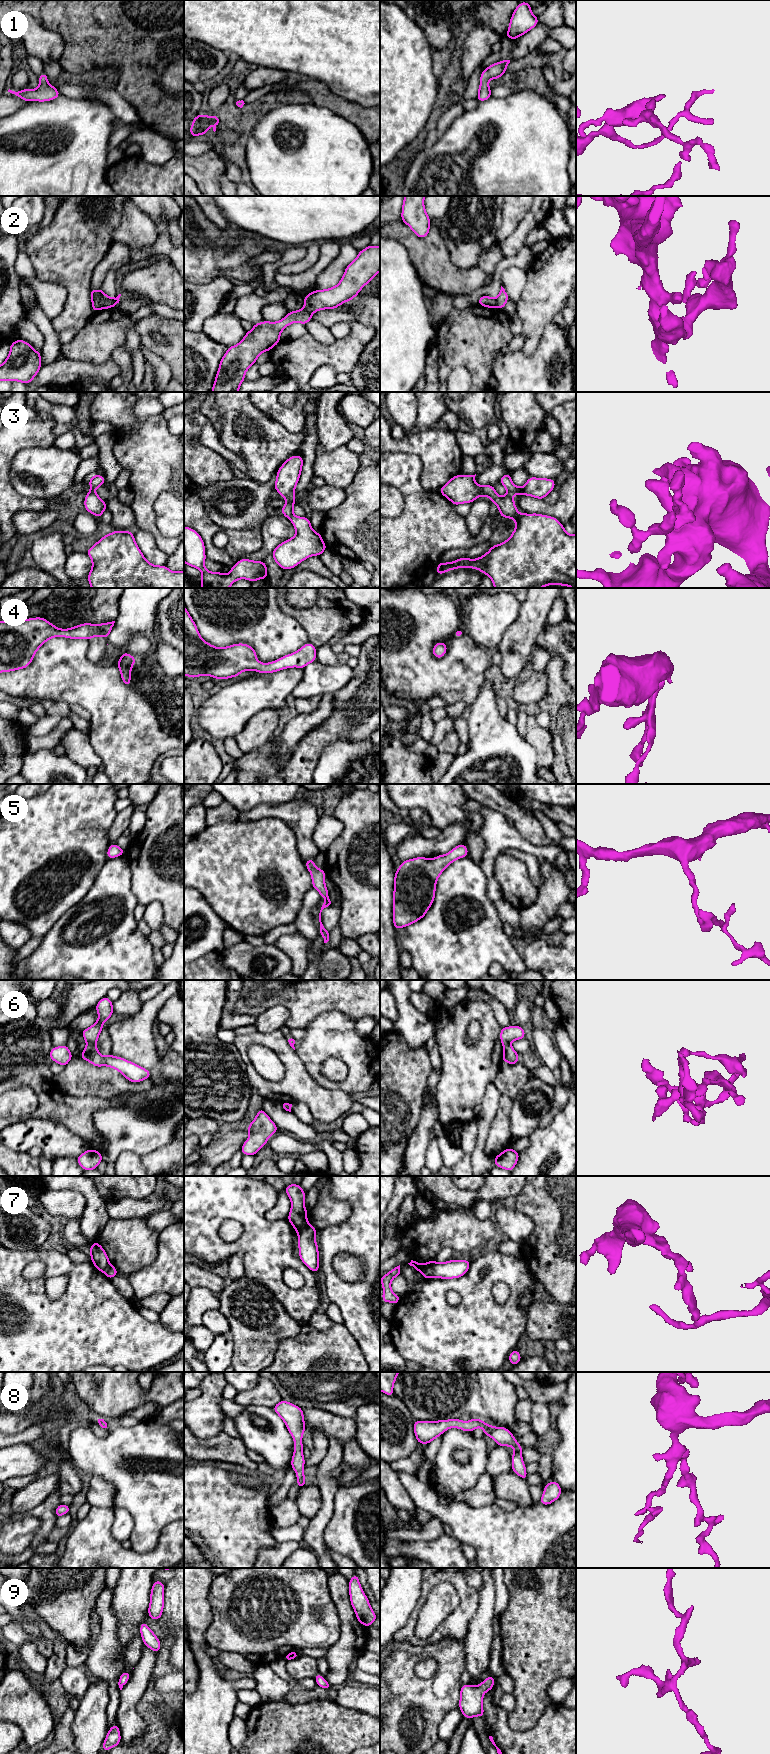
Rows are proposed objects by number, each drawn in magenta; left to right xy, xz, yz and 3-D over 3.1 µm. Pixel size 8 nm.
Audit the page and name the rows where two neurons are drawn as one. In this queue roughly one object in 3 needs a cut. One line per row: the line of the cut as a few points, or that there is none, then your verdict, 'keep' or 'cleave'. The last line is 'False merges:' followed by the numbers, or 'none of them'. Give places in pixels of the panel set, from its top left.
1: no cut; keep
2: cut in xz along (304, 308), (311, 313); cleave
3: no cut; keep
4: no cut; keep
5: no cut; keep
6: cut in xy along (87, 1043), (95, 1045); cleave
7: cut in yz along (434, 1260), (421, 1272); cleave
8: no cut; keep
9: no cut; keep
False merges: 2, 6, 7

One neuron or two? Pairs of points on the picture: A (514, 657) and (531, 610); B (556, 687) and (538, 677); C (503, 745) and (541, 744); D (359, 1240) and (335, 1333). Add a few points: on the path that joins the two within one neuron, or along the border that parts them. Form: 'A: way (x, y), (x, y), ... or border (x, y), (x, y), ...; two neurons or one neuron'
A: way (517, 645), (530, 622); one neuron
B: border (545, 671), (547, 694), (538, 703); two neurons
C: border (523, 737), (534, 748), (536, 764), (538, 766); two neurons
D: border (342, 1324), (357, 1342); two neurons

